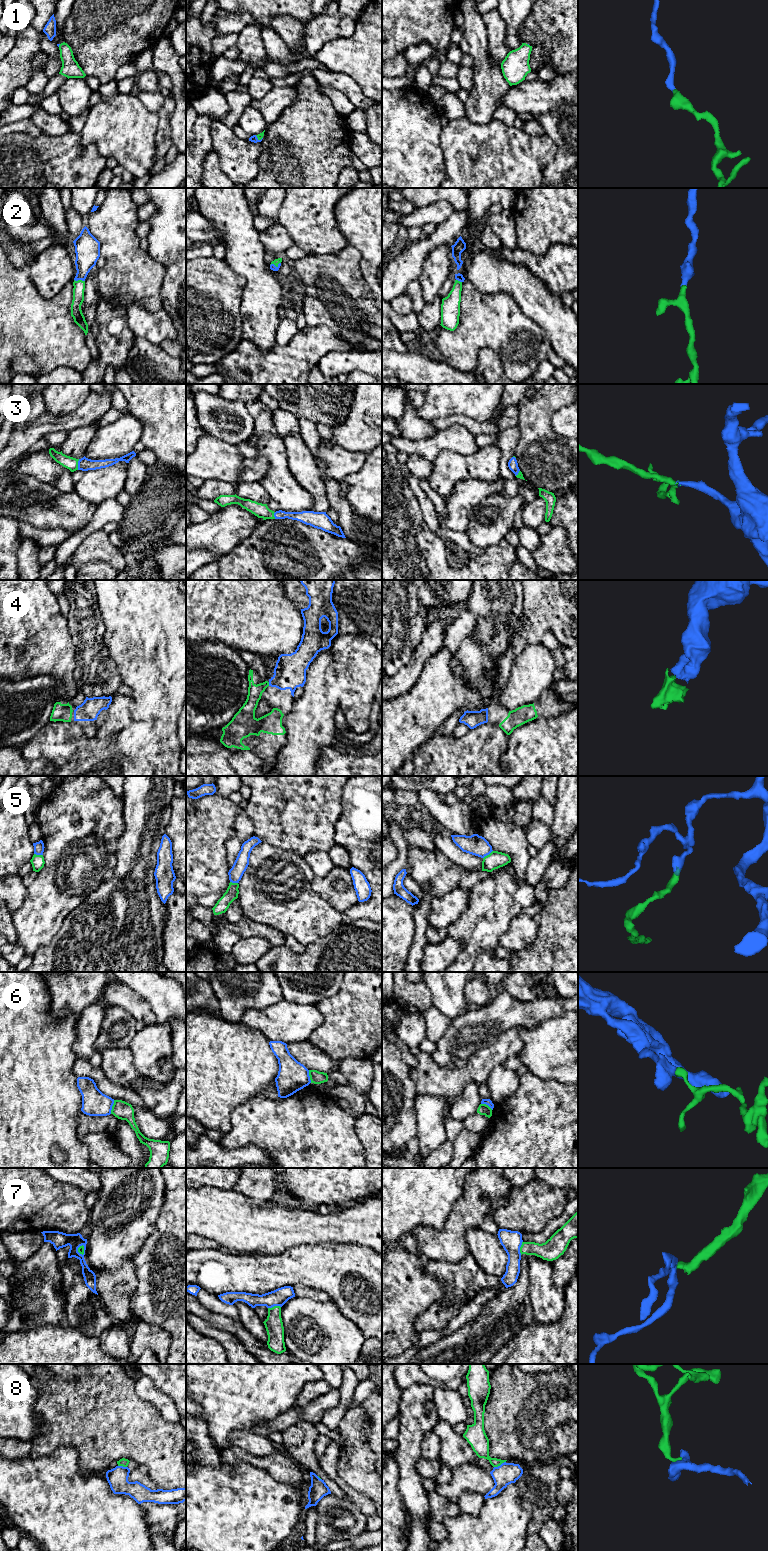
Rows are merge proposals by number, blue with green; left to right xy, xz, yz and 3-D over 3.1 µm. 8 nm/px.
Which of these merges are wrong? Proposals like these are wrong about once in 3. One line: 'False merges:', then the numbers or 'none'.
False merges: 5, 6, 7, 8

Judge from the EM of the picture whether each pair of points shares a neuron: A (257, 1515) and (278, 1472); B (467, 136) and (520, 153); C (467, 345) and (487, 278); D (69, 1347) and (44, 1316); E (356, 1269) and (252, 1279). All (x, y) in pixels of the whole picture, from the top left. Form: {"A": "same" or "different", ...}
{"A": "different", "B": "same", "C": "different", "D": "different", "E": "same"}

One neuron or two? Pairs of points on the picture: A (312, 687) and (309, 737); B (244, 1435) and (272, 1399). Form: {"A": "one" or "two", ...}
{"A": "one", "B": "two"}

